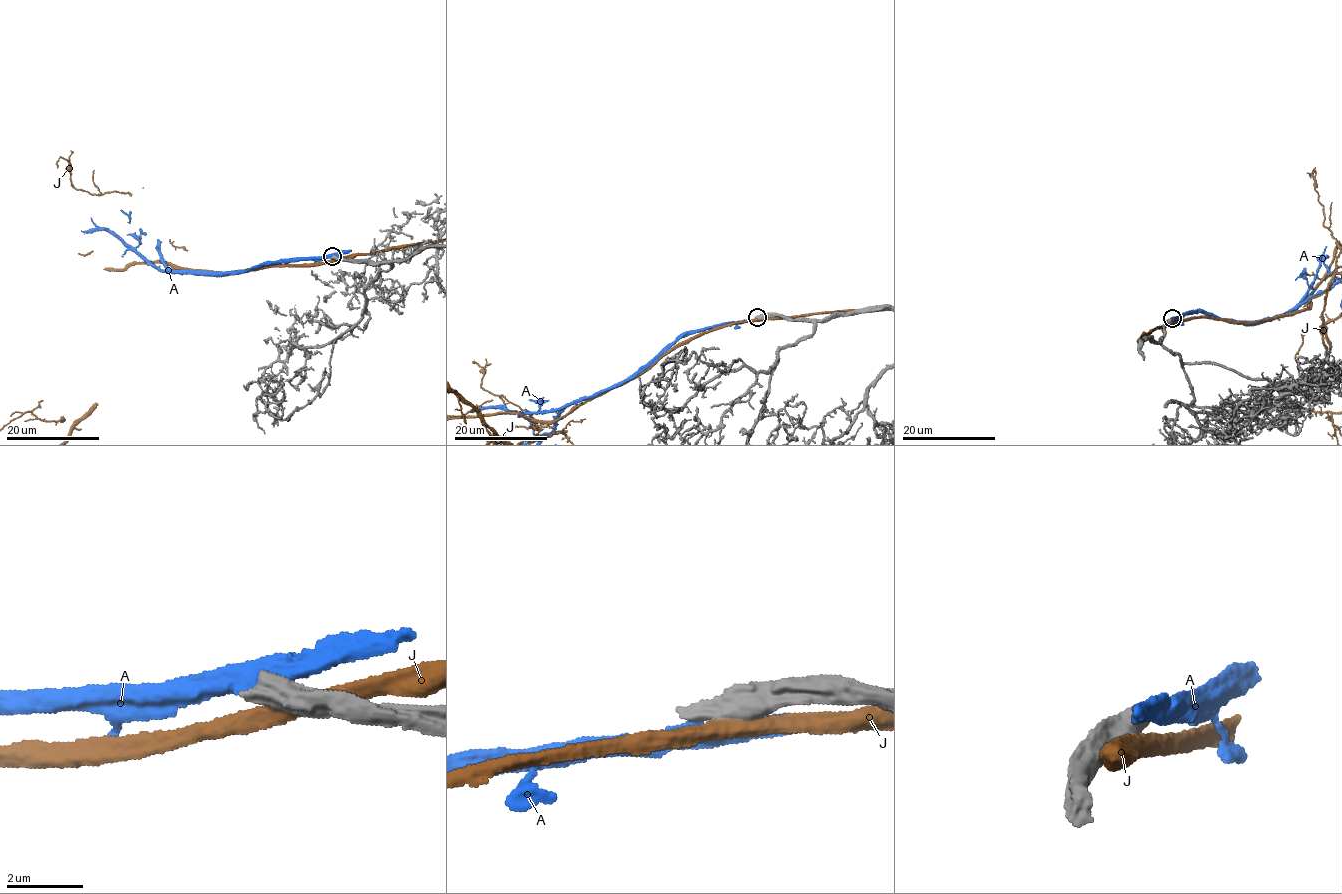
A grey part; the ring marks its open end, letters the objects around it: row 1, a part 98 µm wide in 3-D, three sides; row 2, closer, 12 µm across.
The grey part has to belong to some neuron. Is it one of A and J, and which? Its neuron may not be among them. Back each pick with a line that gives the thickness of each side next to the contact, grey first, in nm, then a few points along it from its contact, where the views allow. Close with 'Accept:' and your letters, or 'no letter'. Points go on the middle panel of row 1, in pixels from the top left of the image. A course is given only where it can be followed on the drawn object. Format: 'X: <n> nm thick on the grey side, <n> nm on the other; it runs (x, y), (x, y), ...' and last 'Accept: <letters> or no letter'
Accept: no letter

